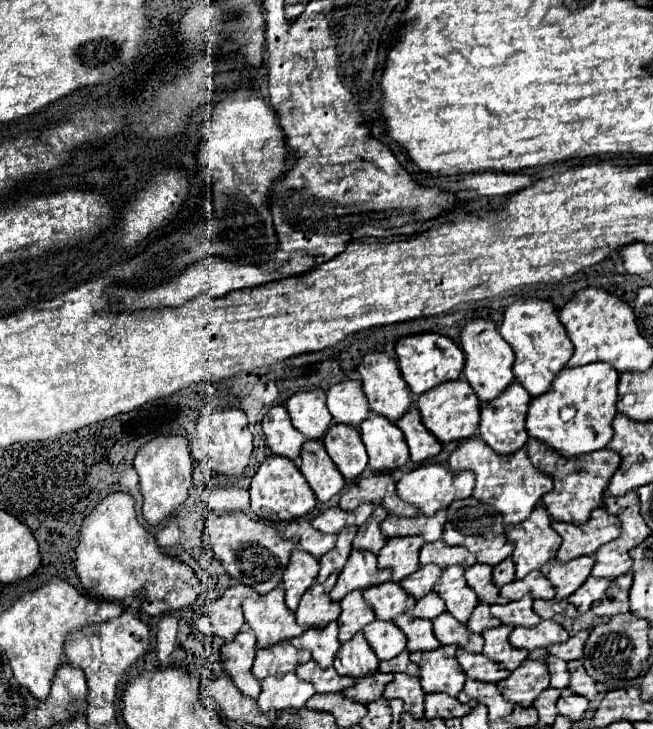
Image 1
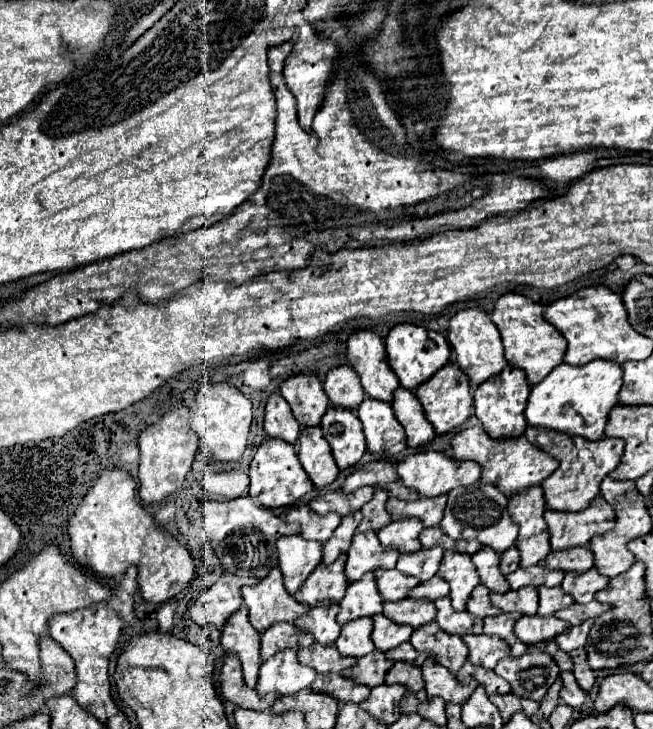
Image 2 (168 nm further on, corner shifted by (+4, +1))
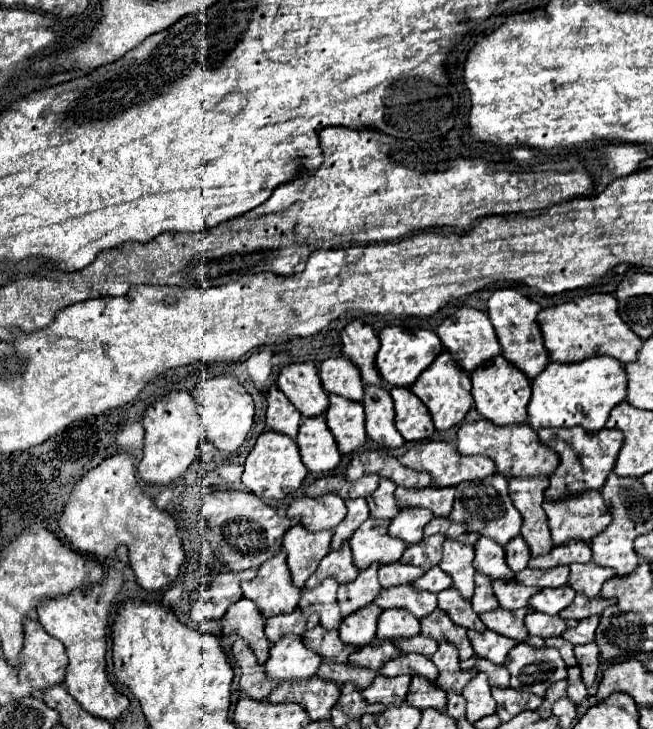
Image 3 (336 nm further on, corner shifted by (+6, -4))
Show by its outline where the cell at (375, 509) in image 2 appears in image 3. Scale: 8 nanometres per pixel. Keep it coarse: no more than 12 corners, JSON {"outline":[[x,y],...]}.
{"outline":[[382,477],[366,497],[370,517],[396,517],[396,483]]}

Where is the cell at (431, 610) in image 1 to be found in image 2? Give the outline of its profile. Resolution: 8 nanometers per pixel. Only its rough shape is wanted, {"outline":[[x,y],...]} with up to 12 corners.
{"outline":[[440,576],[412,588],[408,598],[436,602],[448,594]]}

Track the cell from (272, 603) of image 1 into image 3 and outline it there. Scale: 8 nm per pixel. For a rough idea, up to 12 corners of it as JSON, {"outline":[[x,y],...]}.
{"outline":[[284,551],[264,561],[244,597],[264,617],[296,611]]}

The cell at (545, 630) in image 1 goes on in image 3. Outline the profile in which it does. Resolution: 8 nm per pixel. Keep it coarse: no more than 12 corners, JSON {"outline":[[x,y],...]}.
{"outline":[[532,611],[526,615],[528,633],[556,637],[568,629],[560,615]]}

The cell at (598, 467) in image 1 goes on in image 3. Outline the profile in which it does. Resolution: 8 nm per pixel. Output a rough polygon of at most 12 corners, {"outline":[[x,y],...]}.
{"outline":[[540,429],[560,455],[544,493],[550,501],[602,489],[622,433]]}

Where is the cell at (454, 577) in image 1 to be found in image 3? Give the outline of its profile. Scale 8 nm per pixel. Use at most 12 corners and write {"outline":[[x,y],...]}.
{"outline":[[444,541],[440,561],[454,587],[474,593],[474,547]]}

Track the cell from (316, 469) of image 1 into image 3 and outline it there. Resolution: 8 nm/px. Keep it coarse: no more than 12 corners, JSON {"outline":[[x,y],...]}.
{"outline":[[324,415],[300,423],[296,443],[302,463],[316,475],[340,463]]}

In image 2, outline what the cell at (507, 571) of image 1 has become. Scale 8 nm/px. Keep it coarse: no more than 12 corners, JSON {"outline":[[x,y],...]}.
{"outline":[[512,546],[502,554],[500,572],[508,576],[518,568],[518,550]]}

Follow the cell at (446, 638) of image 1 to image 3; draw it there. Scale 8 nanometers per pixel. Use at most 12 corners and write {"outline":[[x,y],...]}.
{"outline":[[454,587],[438,593],[438,607],[456,625],[484,631],[484,623]]}

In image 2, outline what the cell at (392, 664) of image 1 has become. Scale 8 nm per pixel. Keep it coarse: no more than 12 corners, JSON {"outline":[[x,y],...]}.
{"outline":[[408,642],[386,652],[394,662],[420,666],[426,658]]}

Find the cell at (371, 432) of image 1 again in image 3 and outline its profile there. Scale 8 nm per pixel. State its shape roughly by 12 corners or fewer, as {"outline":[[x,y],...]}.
{"outline":[[366,385],[368,437],[388,449],[404,445],[386,387]]}

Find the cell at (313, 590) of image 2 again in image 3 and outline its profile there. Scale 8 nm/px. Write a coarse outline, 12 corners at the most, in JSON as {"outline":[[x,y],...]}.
{"outline":[[348,541],[332,549],[306,581],[306,589],[322,579],[340,583],[356,579],[358,569]]}

